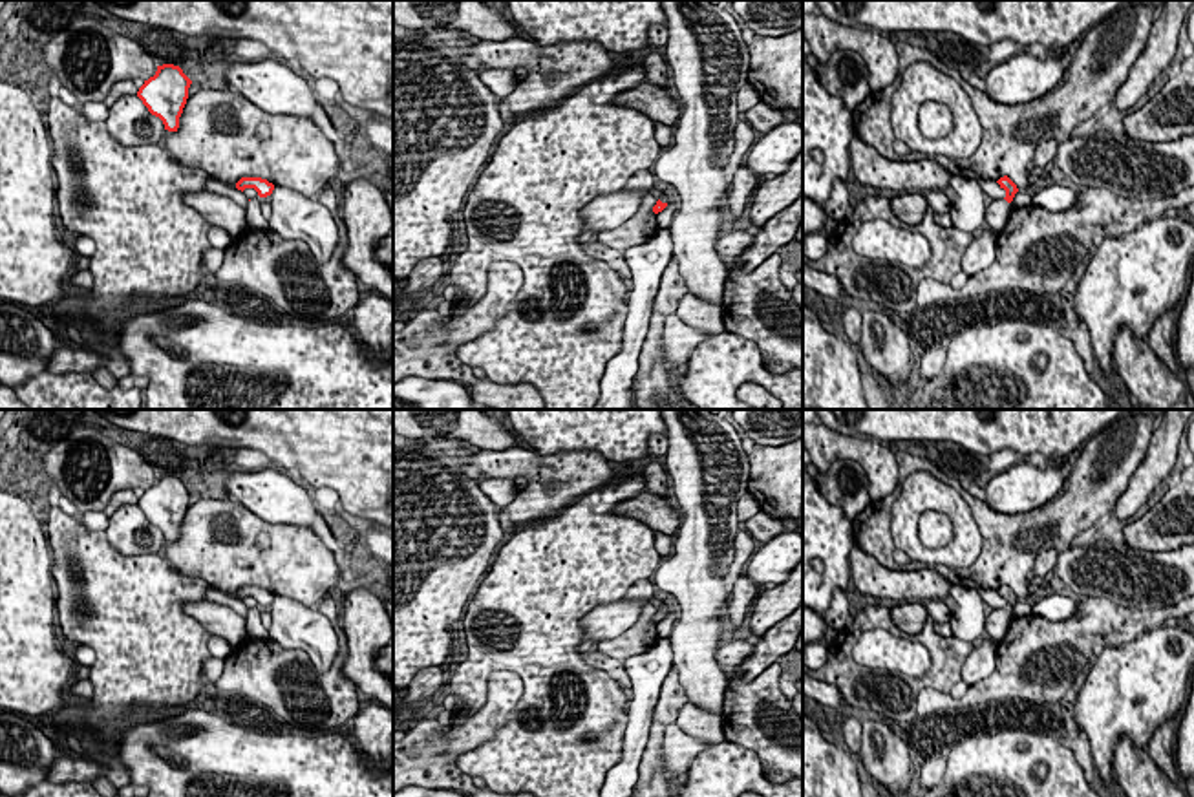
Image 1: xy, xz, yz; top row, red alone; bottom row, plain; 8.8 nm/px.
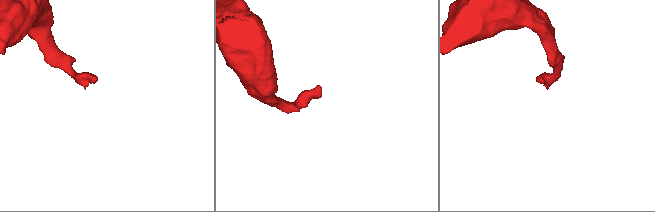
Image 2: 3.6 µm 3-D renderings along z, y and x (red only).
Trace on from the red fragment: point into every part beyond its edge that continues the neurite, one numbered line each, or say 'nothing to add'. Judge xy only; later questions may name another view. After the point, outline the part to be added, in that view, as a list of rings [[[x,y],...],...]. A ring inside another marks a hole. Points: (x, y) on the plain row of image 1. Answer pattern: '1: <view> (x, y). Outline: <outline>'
nothing to add

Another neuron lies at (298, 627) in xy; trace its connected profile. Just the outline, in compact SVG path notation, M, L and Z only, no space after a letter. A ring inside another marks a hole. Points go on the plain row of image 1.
M276 594L267 607L272 618L269 640L282 649L304 651L318 673L327 673L338 653L338 636L327 616L318 607Z

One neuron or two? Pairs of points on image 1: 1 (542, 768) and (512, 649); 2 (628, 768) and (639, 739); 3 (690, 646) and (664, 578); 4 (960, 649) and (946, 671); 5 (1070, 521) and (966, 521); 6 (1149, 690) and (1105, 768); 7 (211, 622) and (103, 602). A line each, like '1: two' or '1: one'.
1: one
2: one
3: one
4: one
5: two
6: one
7: two

